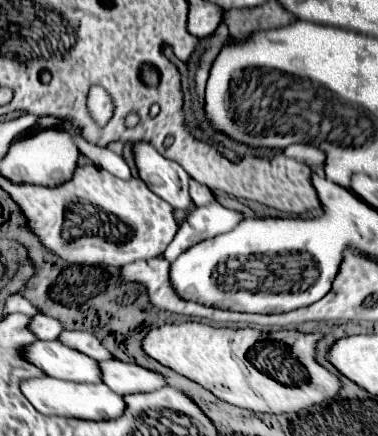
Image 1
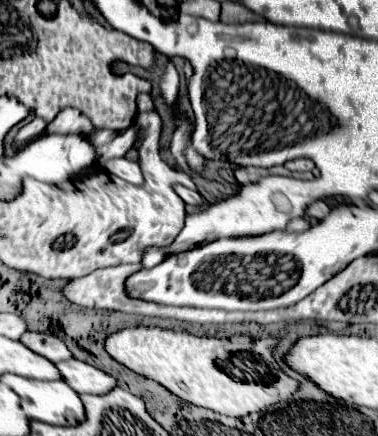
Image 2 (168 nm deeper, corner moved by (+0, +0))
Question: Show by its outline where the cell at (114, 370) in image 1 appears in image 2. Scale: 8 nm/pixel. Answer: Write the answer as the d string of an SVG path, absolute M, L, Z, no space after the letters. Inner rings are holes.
M77 358L61 360L55 364L61 368L65 382L71 388L77 388L77 392L81 392L81 394L107 394L119 386L117 378L113 378L111 374L107 374L91 364L85 364Z

